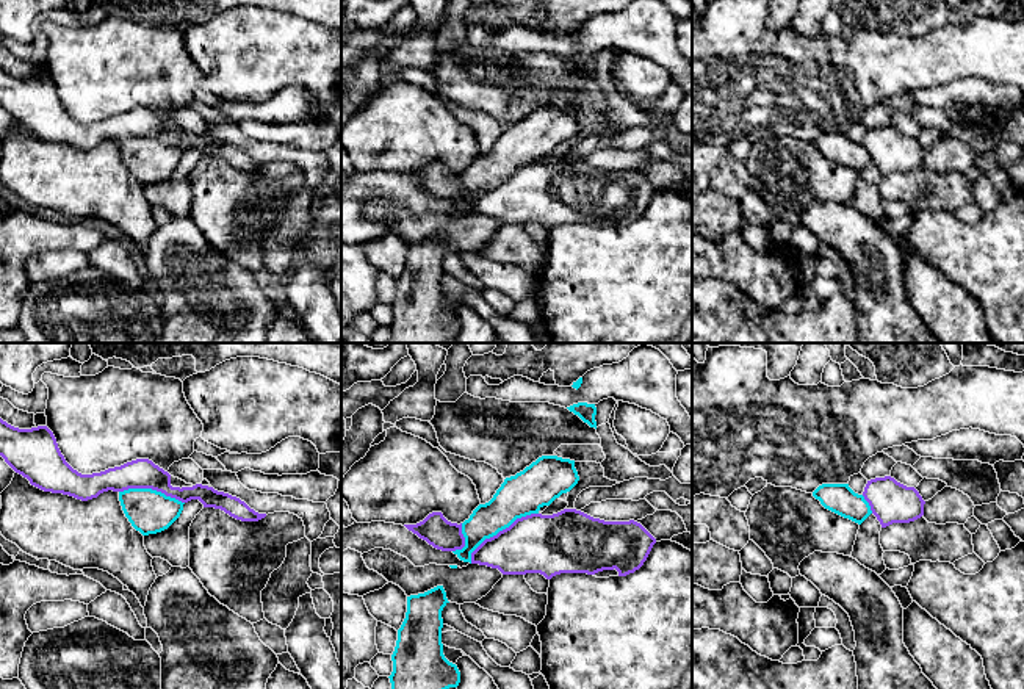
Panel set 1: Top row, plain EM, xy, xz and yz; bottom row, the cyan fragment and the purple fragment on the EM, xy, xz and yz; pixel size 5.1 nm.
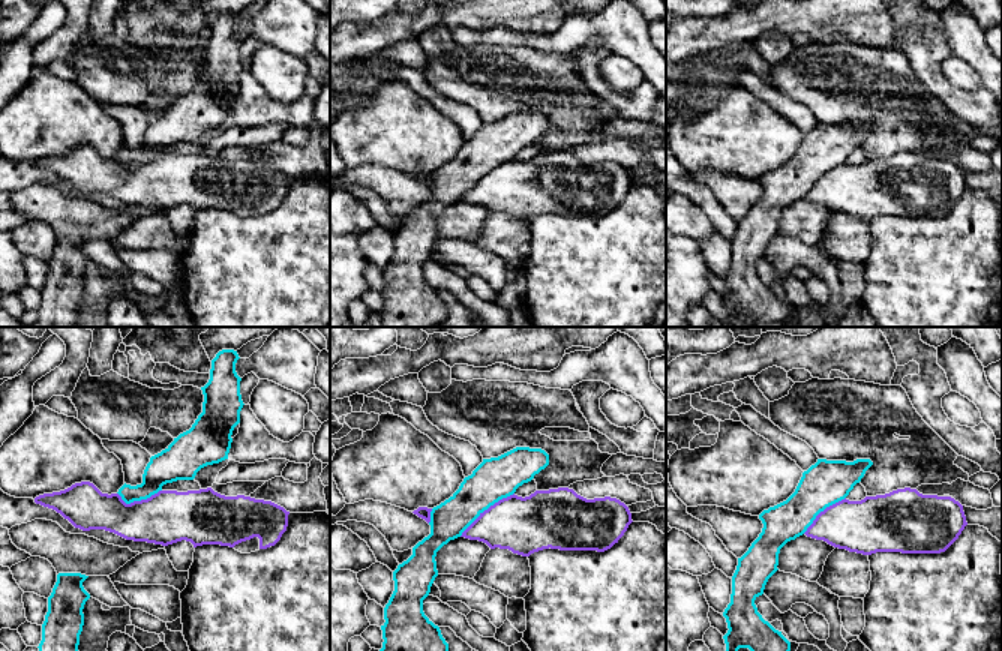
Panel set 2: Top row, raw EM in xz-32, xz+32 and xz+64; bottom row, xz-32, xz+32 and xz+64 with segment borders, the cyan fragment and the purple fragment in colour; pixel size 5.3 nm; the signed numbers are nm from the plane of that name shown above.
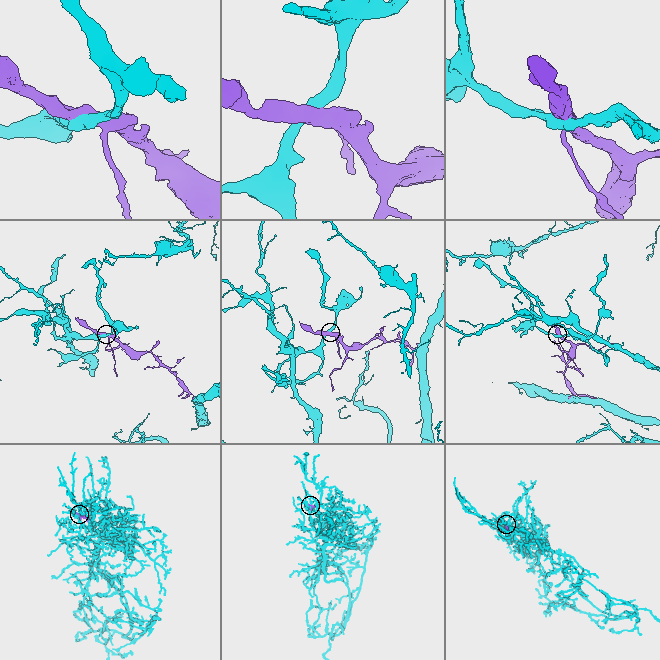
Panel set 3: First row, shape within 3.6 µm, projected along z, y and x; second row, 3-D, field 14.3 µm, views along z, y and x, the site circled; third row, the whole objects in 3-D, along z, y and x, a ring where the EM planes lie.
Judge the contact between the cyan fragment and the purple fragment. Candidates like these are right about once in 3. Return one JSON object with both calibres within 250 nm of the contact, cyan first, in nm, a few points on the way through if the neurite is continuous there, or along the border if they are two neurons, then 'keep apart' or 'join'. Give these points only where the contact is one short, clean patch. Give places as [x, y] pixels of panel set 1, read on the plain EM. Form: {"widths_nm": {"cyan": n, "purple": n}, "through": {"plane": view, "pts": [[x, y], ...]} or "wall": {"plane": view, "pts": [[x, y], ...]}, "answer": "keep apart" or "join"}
{"widths_nm": {"cyan": 220, "purple": 300}, "answer": "keep apart"}

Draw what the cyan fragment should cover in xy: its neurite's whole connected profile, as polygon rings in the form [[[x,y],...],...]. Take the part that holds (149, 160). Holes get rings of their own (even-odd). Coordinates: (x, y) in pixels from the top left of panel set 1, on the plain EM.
[[[152,138],[119,141],[122,160],[132,175],[142,185],[168,179],[182,163],[182,150]]]

